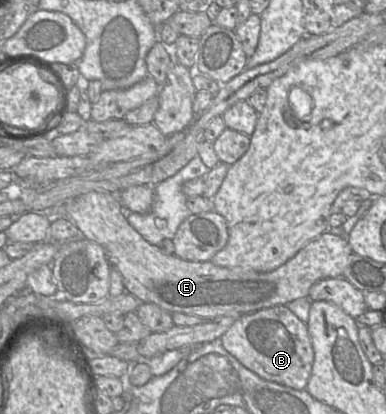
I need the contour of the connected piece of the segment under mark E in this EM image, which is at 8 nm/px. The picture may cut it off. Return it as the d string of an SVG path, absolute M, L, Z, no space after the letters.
M91 191L82 194L66 204L65 216L81 232L81 236L99 244L106 252L111 265L114 265L123 277L126 292L141 302L154 303L170 313L185 313L203 318L215 318L224 315L243 315L275 305L308 297L310 287L319 280L341 277L348 264L352 249L349 242L331 233L322 233L304 245L292 258L269 272L258 272L243 267L223 267L212 261L187 261L175 254L166 255L147 242L128 222L125 209L116 194Z

